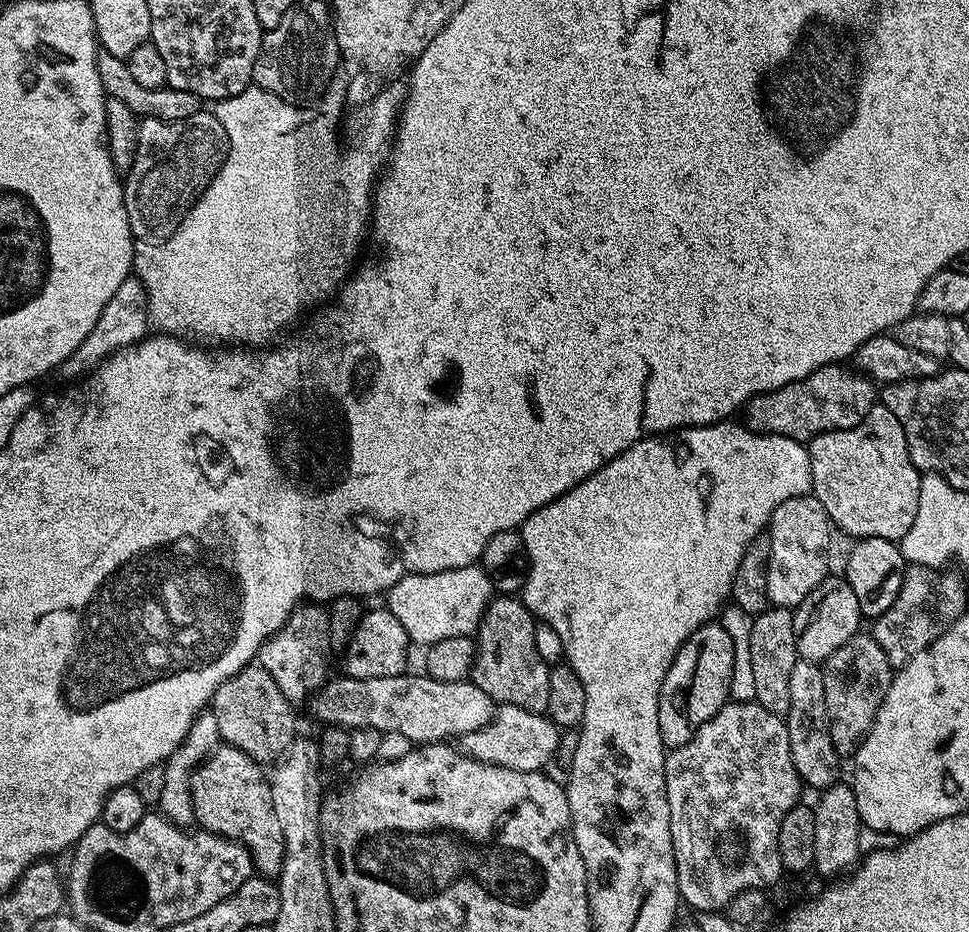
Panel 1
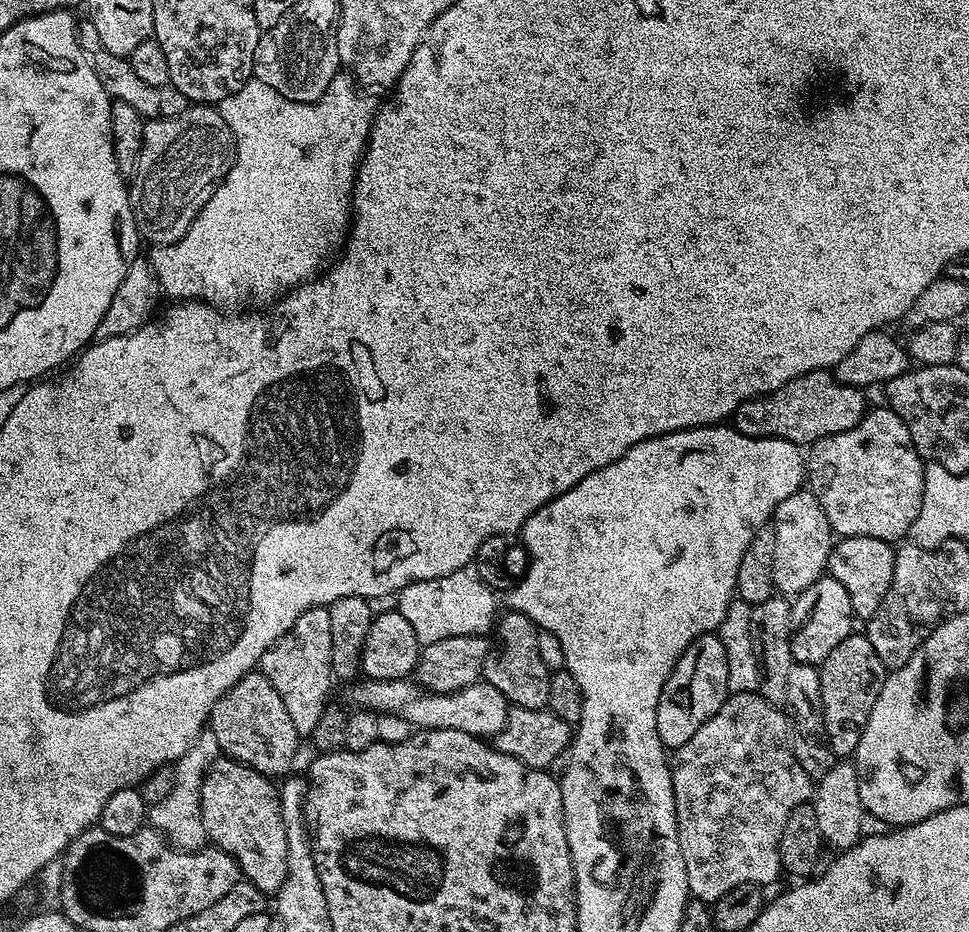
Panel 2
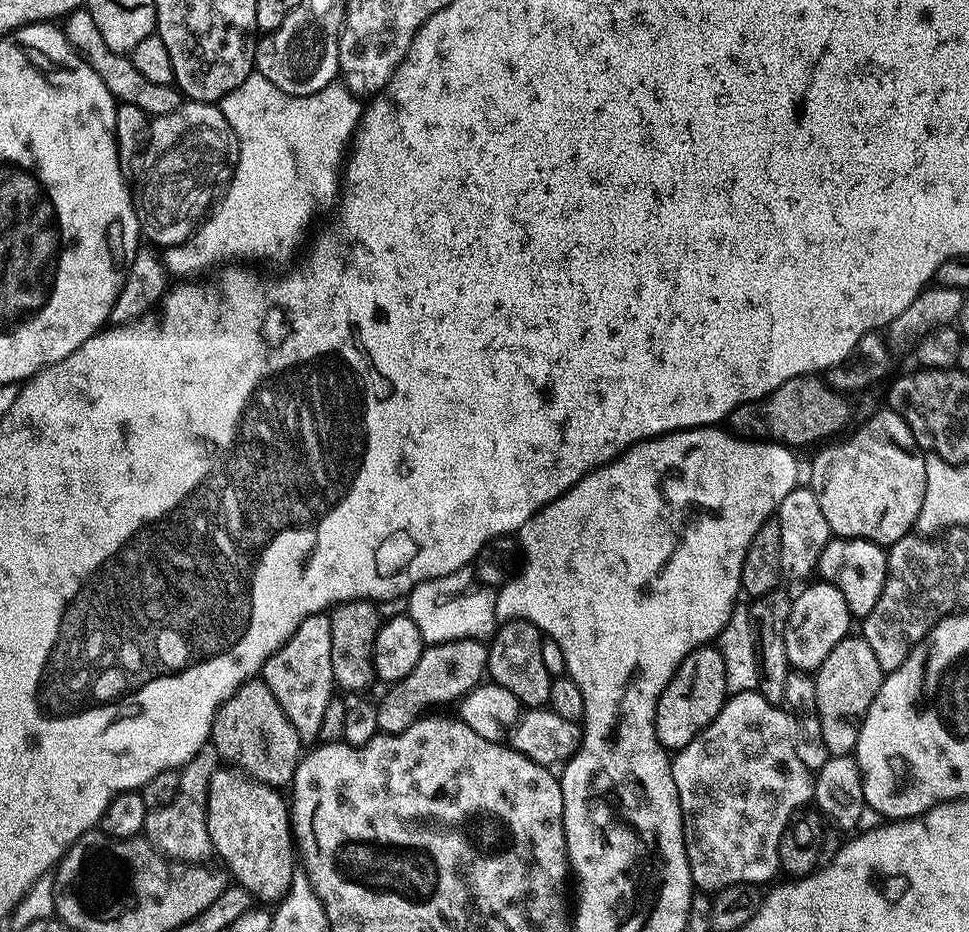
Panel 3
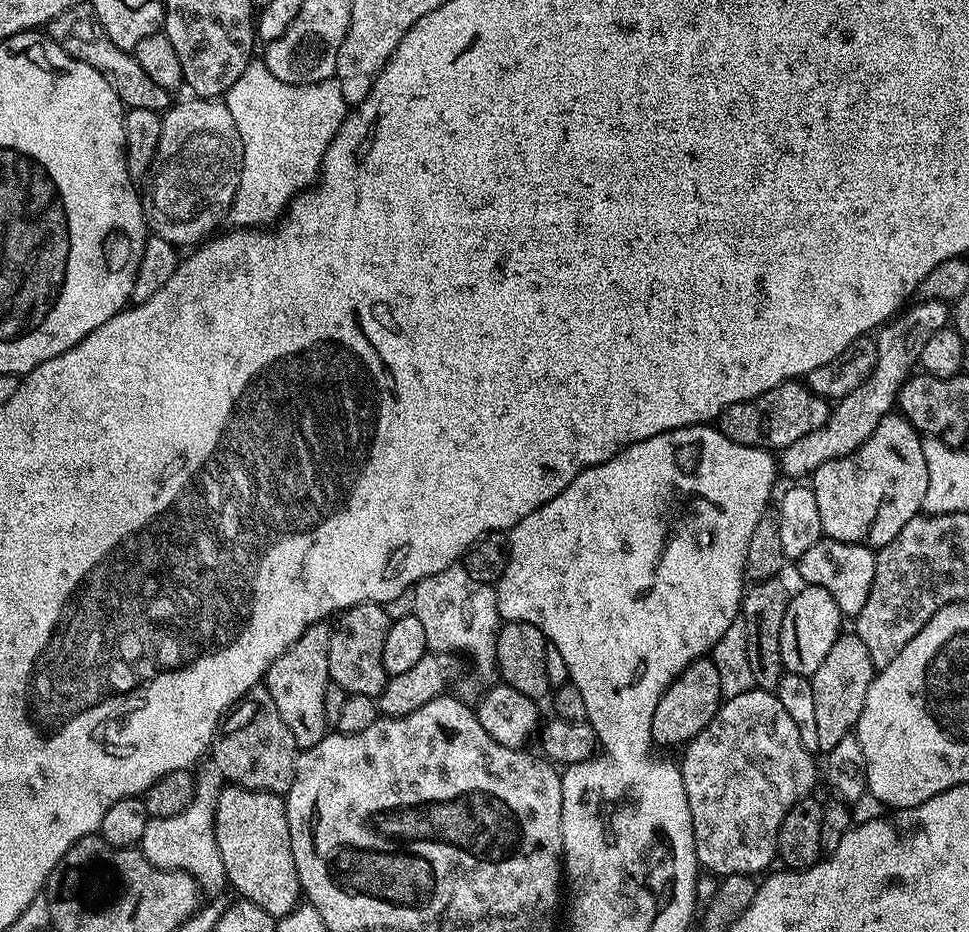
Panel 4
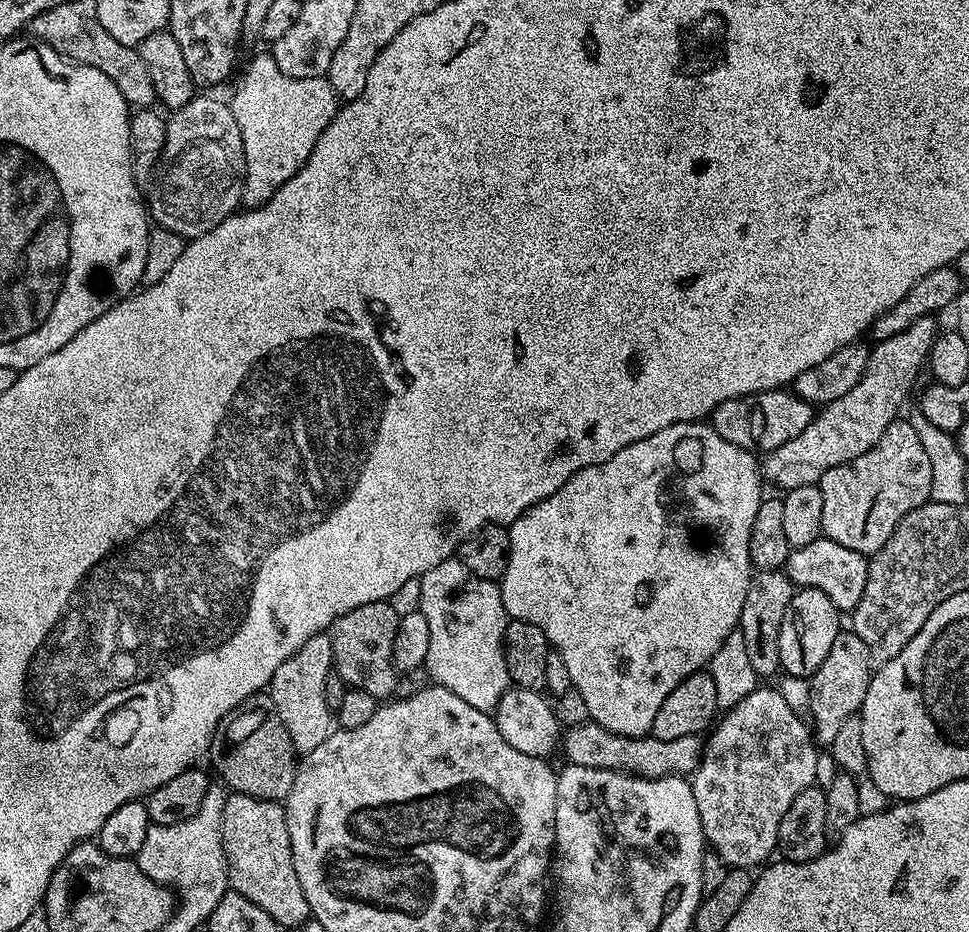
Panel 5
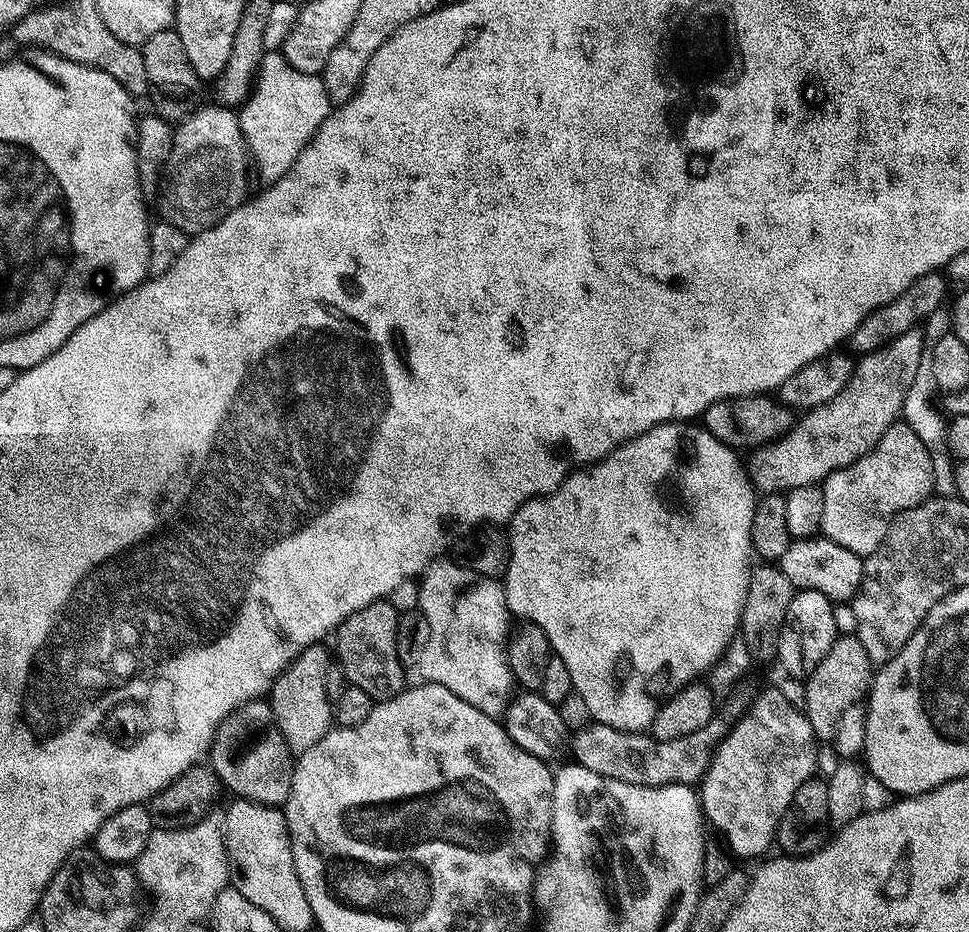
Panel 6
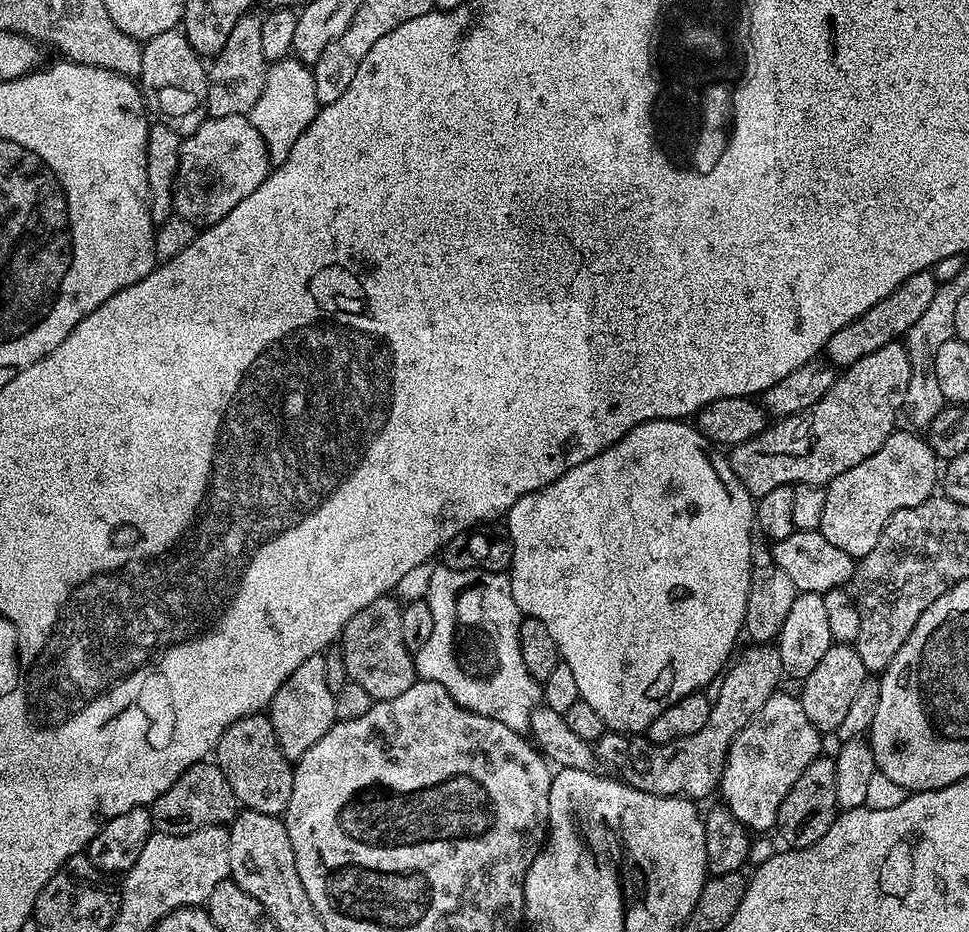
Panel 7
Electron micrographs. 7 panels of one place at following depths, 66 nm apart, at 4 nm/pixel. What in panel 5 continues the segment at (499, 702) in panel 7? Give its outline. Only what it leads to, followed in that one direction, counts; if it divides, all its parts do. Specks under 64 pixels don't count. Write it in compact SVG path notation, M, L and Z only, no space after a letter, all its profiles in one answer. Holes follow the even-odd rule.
M459 559L444 560L434 570L419 577L420 604L418 611L424 615L430 625L430 650L424 659L424 668L433 685L450 690L470 702L474 710L495 713L502 694L508 691L510 681L504 657L504 631L509 622L508 611L504 608L500 585L495 580L479 580L466 570Z

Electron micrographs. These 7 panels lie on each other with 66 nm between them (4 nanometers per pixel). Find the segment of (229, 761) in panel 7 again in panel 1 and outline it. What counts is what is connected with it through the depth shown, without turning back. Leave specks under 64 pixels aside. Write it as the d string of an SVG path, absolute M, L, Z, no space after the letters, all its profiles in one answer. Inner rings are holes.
M256 662L238 670L238 674L226 678L226 682L222 682L222 686L218 686L218 690L214 690L210 701L210 710L214 714L214 718L218 718L221 741L227 747L242 750L242 754L254 758L256 763L261 766L267 765L267 760L270 760L270 762L280 760L291 746L292 741L297 739L298 736L296 716L292 713L295 712L294 705L284 697L282 690L278 690L274 678L270 678L270 674L266 674L266 670Z

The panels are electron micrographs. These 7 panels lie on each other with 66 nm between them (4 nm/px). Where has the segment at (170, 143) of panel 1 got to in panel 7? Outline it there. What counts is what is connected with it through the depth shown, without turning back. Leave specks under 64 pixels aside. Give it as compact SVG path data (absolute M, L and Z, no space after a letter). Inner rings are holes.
M214 116L206 119L202 126L198 126L198 130L194 130L194 134L183 137L180 146L180 161L172 195L175 215L186 218L186 222L201 229L210 228L222 218L226 218L226 214L230 214L230 210L234 210L234 206L238 206L242 198L250 198L250 194L254 194L254 190L262 186L269 171L270 161L266 142L262 142L262 134L254 130L248 116Z

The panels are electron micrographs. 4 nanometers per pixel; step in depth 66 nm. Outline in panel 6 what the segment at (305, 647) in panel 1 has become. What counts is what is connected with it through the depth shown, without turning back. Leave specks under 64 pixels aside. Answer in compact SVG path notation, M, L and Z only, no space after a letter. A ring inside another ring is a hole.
M318 643L302 650L302 654L298 654L296 661L281 672L270 689L270 703L276 725L288 747L296 754L310 750L310 746L318 743L334 727L332 701L326 694L330 652L324 647L323 643Z

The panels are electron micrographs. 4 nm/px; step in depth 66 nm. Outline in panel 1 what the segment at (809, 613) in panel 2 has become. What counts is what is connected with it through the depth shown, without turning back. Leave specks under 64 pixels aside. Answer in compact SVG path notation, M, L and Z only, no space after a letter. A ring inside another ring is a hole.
M829 574L824 581L794 609L794 630L796 631L796 655L801 660L815 664L828 660L834 650L841 648L850 638L861 631L862 617L858 606L858 597L846 583L843 575Z

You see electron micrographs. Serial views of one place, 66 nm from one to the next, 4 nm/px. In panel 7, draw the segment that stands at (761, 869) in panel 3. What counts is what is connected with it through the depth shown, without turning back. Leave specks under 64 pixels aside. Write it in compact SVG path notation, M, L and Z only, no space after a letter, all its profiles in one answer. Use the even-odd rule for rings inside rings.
M777 690L773 696L766 698L766 706L746 722L746 726L736 735L734 742L730 742L730 750L726 754L724 773L720 779L718 796L721 796L723 807L727 808L738 823L753 833L775 829L778 818L778 806L782 806L782 798L790 794L790 786L798 782L802 770L810 766L817 756L821 755L820 740L822 734L806 718L806 710L802 710L802 702L795 695L785 690Z

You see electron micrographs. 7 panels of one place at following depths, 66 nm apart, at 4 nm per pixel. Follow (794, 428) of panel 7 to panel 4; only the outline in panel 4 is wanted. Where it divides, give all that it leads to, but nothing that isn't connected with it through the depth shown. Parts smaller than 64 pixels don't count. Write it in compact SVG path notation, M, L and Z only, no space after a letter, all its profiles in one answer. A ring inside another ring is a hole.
M920 300L913 308L905 307L899 315L883 325L875 337L878 362L870 378L866 378L858 390L850 390L846 398L835 401L826 426L806 434L806 438L798 438L798 442L779 453L778 464L783 475L785 472L788 476L796 476L792 478L808 478L818 470L818 466L822 466L822 462L830 462L858 450L858 446L862 446L862 442L866 442L866 438L878 430L878 422L882 422L882 418L886 418L897 407L896 395L919 365L926 342L930 342L933 334L938 334L940 328L947 328L949 324L950 308L945 301Z

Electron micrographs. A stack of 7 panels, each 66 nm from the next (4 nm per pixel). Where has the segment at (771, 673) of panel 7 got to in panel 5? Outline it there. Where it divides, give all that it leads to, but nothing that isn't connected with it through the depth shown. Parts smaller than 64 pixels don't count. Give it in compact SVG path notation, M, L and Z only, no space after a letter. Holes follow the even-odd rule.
M579 724L567 729L562 736L562 752L565 761L597 770L623 772L625 776L639 776L641 780L665 778L688 778L696 771L704 758L705 741L700 736L659 740L651 734L646 736L619 736L601 724Z

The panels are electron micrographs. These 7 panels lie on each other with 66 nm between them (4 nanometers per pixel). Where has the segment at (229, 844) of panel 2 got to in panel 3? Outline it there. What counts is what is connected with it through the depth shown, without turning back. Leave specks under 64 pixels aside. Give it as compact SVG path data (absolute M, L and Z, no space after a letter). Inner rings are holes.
M228 766L216 769L208 787L208 829L212 851L217 857L220 855L221 862L225 864L223 867L227 869L230 876L232 871L232 876L236 879L233 881L260 902L281 901L291 888L293 876L298 872L298 856L294 851L290 804L285 797L283 800L280 796L283 795L277 789L253 780L252 777Z

